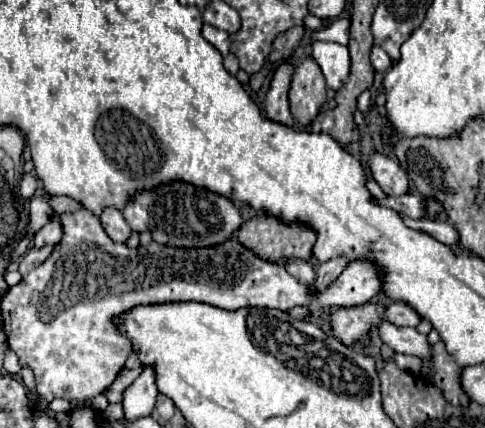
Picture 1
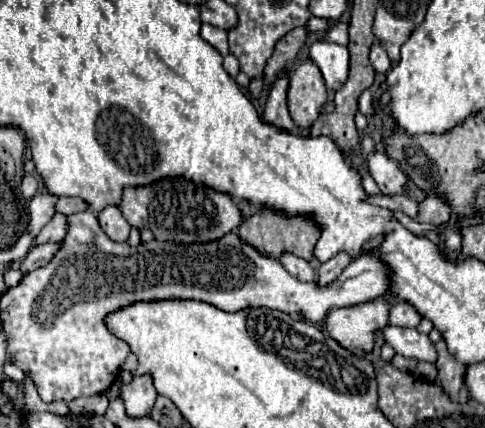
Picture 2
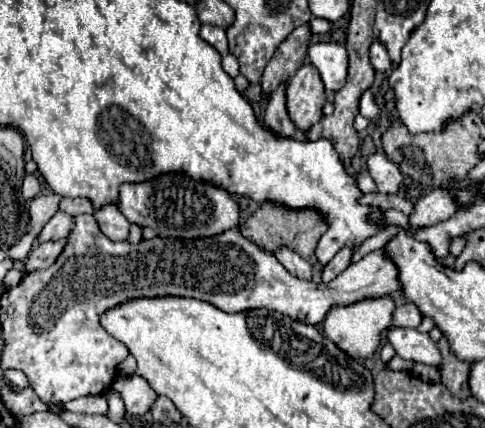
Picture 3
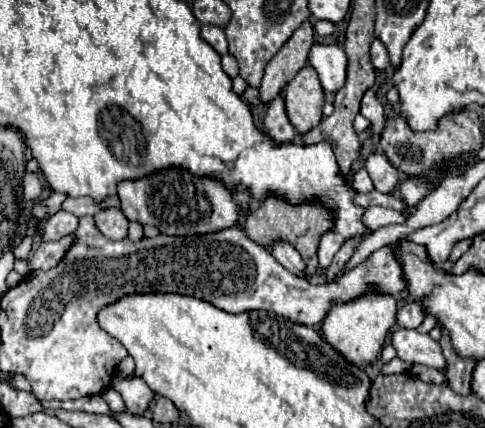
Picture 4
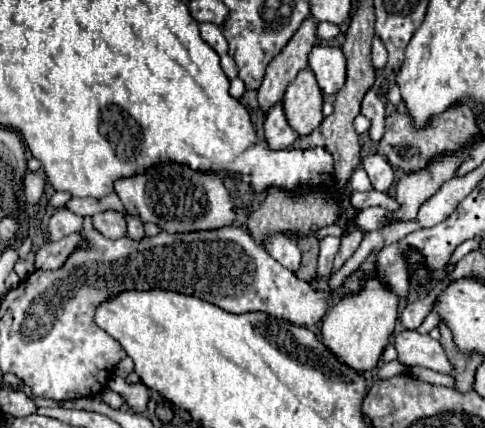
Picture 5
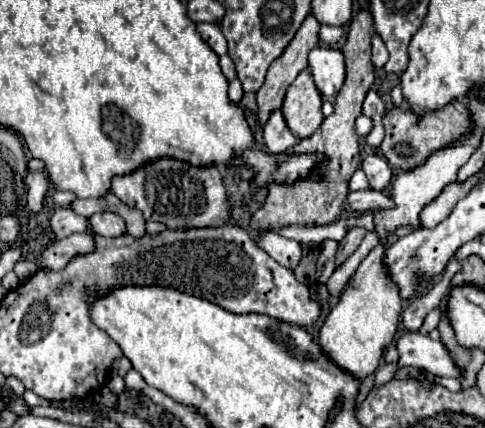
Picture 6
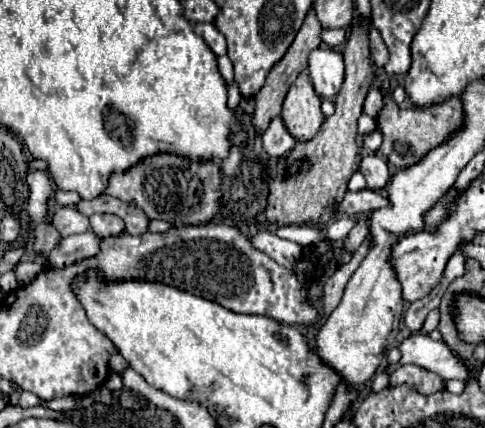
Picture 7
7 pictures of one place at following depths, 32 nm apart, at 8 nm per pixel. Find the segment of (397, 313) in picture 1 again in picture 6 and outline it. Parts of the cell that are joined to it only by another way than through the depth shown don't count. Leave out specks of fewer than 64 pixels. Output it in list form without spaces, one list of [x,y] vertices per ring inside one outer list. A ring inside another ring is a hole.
[[[450,260],[448,266],[444,268],[444,274],[440,278],[440,282],[436,282],[436,286],[426,294],[426,296],[420,296],[416,300],[412,300],[406,310],[402,312],[402,324],[404,328],[408,330],[418,330],[426,318],[426,314],[434,308],[438,308],[442,296],[448,292],[448,286],[450,286],[450,280],[454,276],[454,272],[460,270],[460,262],[458,260]]]

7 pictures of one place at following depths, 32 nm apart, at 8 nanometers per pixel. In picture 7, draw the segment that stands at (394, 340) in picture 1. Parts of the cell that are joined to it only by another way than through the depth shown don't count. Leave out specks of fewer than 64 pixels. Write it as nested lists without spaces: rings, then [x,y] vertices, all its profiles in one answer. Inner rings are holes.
[[[412,334],[404,338],[398,346],[402,358],[400,364],[414,364],[424,370],[430,370],[438,374],[440,378],[456,378],[466,382],[468,380],[468,368],[460,364],[458,356],[450,352],[450,348],[440,340],[432,340],[426,334]]]

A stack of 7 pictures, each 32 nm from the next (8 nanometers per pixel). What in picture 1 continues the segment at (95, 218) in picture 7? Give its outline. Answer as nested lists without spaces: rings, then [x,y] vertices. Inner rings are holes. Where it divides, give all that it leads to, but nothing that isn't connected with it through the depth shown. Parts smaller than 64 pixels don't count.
[[[106,208],[106,210],[102,212],[102,216],[100,216],[100,222],[102,222],[106,234],[108,234],[114,242],[126,242],[126,240],[130,238],[130,234],[132,234],[132,230],[128,228],[122,212],[116,210],[116,208]]]

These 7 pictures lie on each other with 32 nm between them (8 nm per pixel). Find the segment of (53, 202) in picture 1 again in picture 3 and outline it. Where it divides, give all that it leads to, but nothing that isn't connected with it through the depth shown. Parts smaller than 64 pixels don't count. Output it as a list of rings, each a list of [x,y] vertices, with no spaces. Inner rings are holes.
[[[62,198],[58,208],[60,208],[62,212],[70,214],[70,216],[84,214],[84,212],[94,212],[94,208],[92,208],[90,200],[84,200],[84,198]]]

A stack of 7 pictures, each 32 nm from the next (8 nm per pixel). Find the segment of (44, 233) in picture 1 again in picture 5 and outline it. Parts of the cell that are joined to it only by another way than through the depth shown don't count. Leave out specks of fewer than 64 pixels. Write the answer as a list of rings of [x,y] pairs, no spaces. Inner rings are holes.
[[[60,208],[52,214],[48,222],[48,240],[60,240],[72,232],[80,232],[80,224],[82,224],[80,216],[72,214],[66,208]]]

